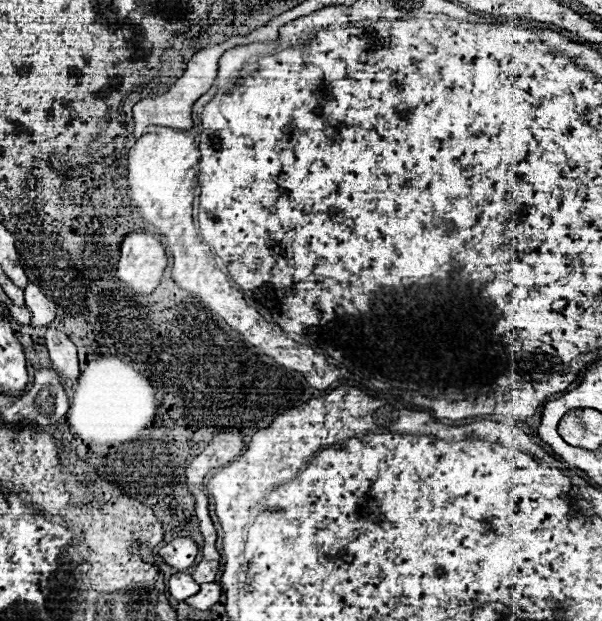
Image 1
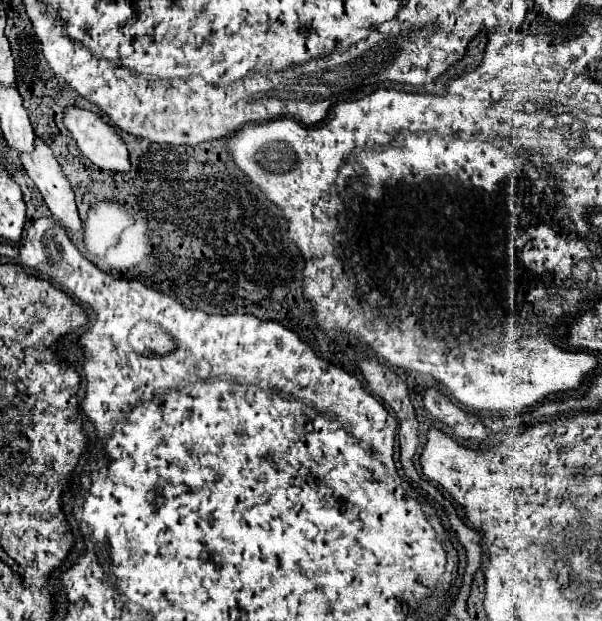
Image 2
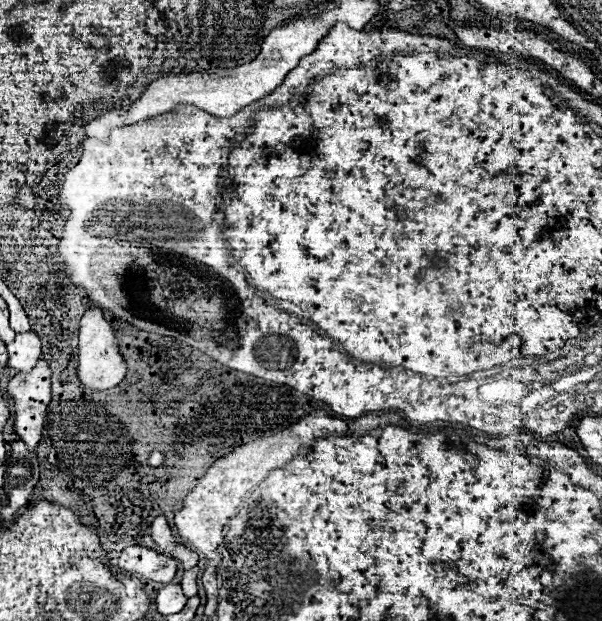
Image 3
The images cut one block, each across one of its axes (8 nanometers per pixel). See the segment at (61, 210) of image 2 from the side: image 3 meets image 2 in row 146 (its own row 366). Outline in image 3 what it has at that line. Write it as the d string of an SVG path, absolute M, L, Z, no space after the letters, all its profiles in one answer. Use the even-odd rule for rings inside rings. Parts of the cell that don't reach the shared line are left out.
M38 360L38 364L30 372L18 372L10 384L8 394L14 400L14 428L20 440L28 444L30 450L36 450L48 404L52 400L52 370L46 360Z

